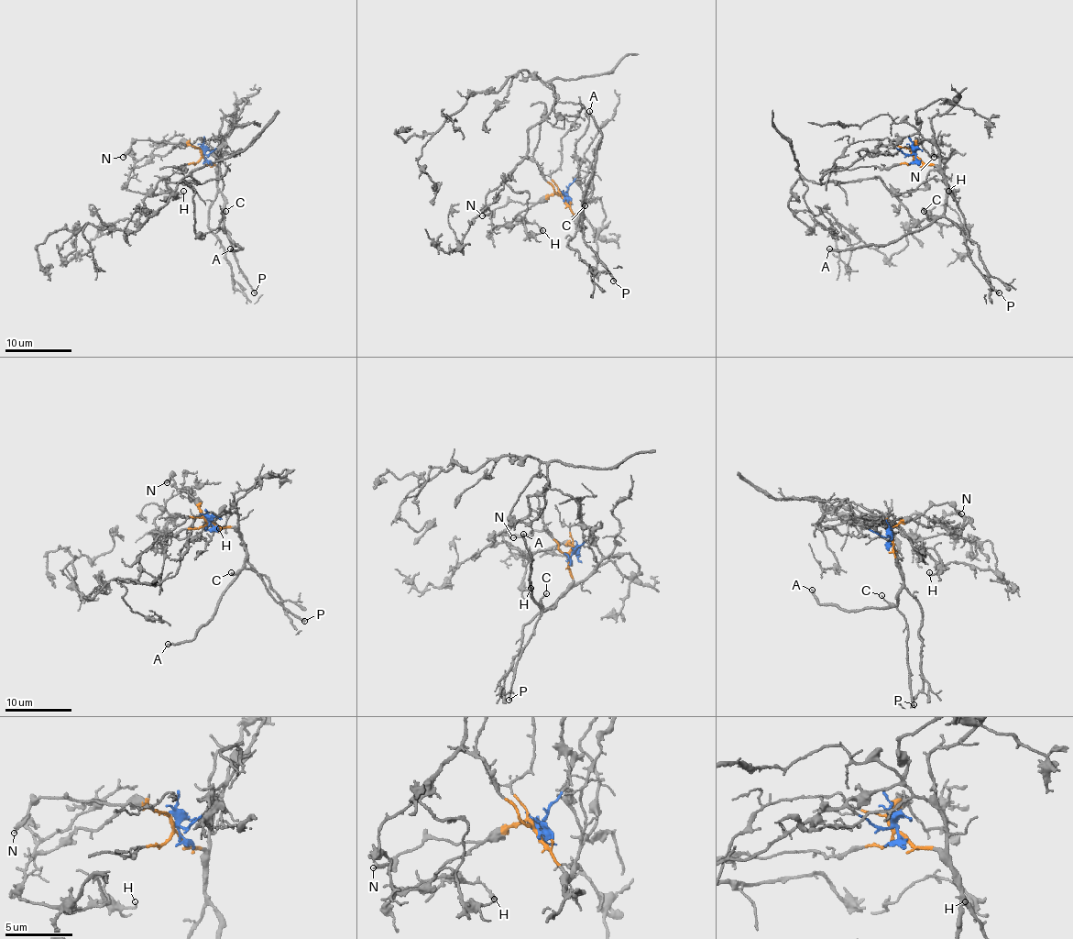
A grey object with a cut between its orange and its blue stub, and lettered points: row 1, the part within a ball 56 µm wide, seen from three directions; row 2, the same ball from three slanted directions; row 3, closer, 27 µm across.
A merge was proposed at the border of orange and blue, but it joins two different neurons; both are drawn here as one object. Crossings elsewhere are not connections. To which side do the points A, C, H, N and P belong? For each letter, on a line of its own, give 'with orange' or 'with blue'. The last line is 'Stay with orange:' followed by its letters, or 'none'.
A: with orange
C: with orange
H: with blue
N: with orange
P: with orange
Stay with orange: A, C, N, P

